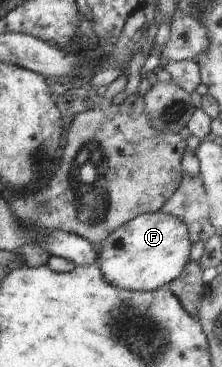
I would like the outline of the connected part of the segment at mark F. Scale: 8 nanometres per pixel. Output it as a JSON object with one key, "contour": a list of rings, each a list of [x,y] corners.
{"contour":[[[162,211],[138,215],[111,232],[98,247],[97,265],[104,280],[125,291],[153,291],[178,278],[189,262],[192,243],[189,230],[179,218]]]}

